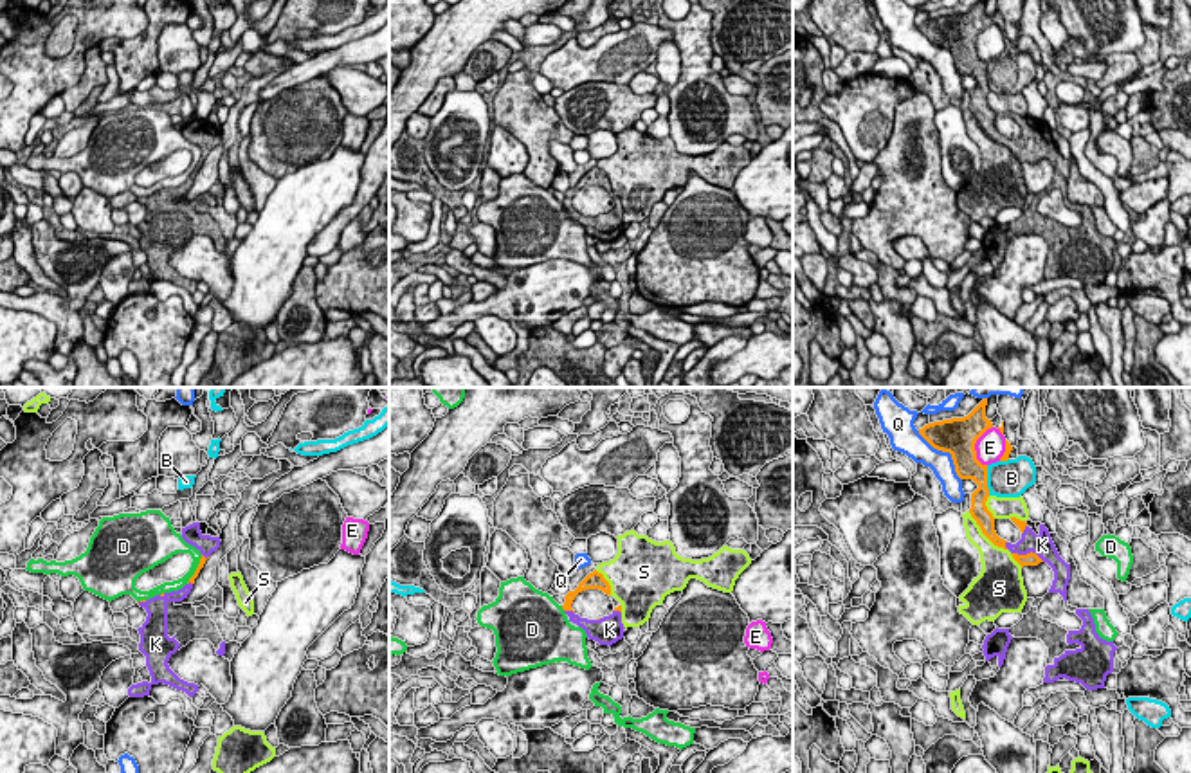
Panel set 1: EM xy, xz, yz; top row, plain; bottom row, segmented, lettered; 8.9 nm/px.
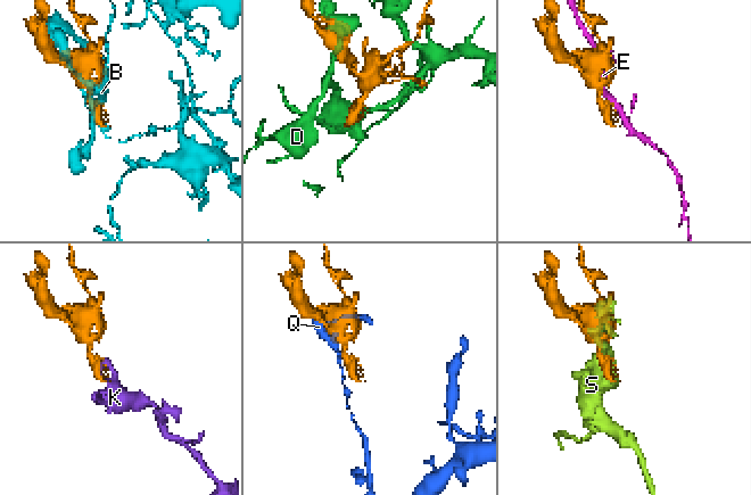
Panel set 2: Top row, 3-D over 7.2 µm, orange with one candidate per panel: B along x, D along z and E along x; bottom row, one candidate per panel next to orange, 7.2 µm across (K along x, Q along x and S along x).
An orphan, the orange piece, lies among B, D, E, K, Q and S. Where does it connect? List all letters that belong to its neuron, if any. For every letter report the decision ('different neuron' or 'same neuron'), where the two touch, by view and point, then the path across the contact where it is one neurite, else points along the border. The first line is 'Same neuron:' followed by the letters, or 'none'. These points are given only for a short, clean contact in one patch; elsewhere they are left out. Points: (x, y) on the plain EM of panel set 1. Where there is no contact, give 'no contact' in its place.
Same neuron: K
B: different neuron; meets orange in yz at (986, 76)
D: different neuron; meets orange in xy at (197, 166)
E: different neuron; meets orange in yz at (973, 42)
K: same neuron; meets orange in yz at (1027, 150)
Q: different neuron; meets orange in yz at (946, 47)
S: different neuron; meets orange in yz at (984, 130)

